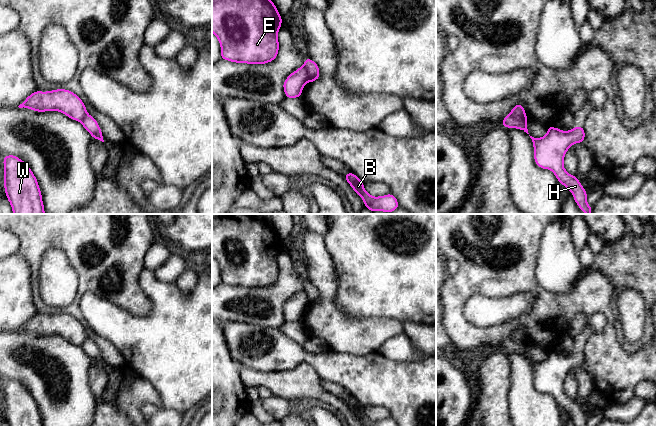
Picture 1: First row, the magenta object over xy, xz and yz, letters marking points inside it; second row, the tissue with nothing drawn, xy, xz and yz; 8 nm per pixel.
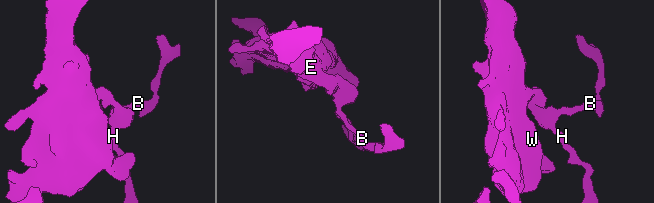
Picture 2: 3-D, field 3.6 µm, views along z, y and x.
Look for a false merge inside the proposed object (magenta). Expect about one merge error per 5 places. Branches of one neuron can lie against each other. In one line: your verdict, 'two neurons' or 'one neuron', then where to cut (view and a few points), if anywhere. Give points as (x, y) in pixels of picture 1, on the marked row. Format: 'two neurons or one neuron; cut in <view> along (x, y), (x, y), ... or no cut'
two neurons; cut in yz along (510, 113), (518, 118), (527, 119)

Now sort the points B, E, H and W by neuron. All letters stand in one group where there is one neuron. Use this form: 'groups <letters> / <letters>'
groups B H / E W

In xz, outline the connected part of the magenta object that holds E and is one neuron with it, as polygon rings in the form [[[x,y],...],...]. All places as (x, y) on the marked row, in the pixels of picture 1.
[[[212,0],[212,32],[221,46],[221,59],[236,63],[266,64],[279,51],[277,38],[282,17],[271,0]]]

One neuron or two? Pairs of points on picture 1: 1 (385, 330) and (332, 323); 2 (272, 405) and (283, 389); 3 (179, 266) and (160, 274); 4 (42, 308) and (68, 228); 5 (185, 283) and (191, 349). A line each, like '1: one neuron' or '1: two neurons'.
1: one neuron
2: two neurons
3: one neuron
4: one neuron
5: two neurons

